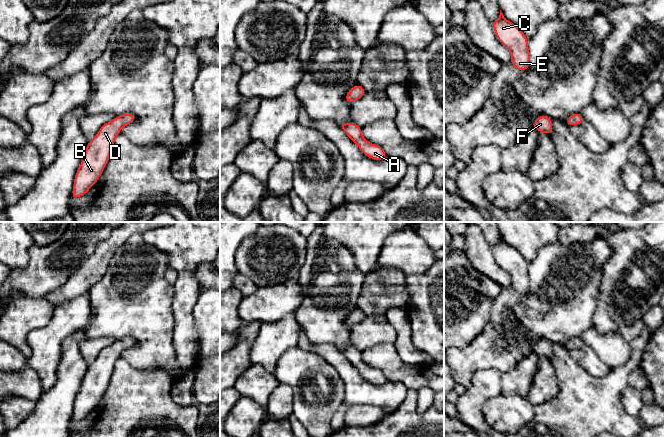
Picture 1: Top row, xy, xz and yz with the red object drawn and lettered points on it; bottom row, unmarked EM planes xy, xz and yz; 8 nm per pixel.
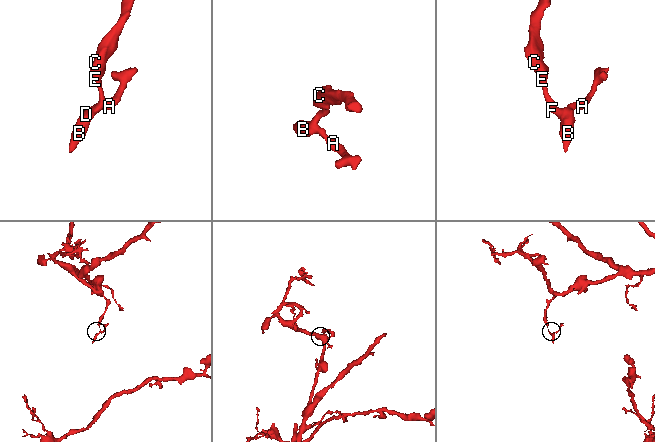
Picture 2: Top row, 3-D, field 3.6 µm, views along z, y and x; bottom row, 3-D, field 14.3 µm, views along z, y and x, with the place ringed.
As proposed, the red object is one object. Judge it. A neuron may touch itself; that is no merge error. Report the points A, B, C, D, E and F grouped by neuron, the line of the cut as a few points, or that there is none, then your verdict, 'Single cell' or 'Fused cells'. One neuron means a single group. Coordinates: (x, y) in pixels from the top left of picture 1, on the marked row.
Groups: A B C D E F. No split. Single cell

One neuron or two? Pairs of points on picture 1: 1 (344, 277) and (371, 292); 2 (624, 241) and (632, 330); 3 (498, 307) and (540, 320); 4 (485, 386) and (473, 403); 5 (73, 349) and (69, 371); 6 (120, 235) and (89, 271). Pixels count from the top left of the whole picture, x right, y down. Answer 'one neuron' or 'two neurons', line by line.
1: two neurons
2: two neurons
3: one neuron
4: one neuron
5: one neuron
6: one neuron

